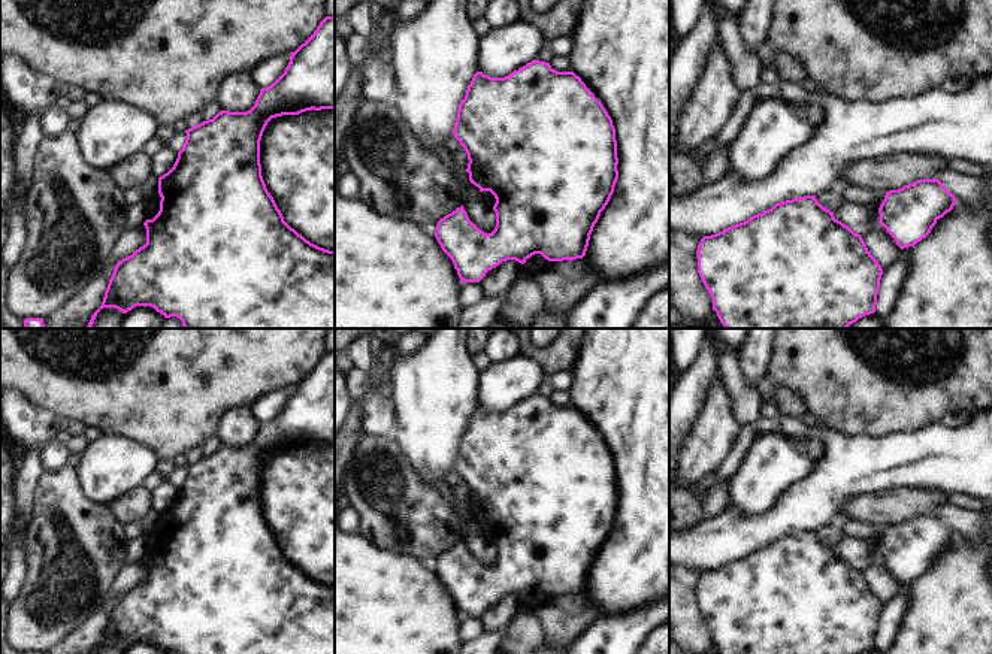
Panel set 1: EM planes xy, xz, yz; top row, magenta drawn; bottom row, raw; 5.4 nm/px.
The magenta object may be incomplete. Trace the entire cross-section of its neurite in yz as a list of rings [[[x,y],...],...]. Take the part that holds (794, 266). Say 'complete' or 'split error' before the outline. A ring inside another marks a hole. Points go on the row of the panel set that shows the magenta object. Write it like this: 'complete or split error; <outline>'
complete; [[[816,196],[775,203],[698,245],[698,273],[713,299],[713,311],[726,328],[847,328],[874,314],[883,269],[861,234],[823,208]]]

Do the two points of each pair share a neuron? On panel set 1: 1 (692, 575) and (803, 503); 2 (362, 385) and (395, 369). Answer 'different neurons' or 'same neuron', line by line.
1: different neurons
2: different neurons

